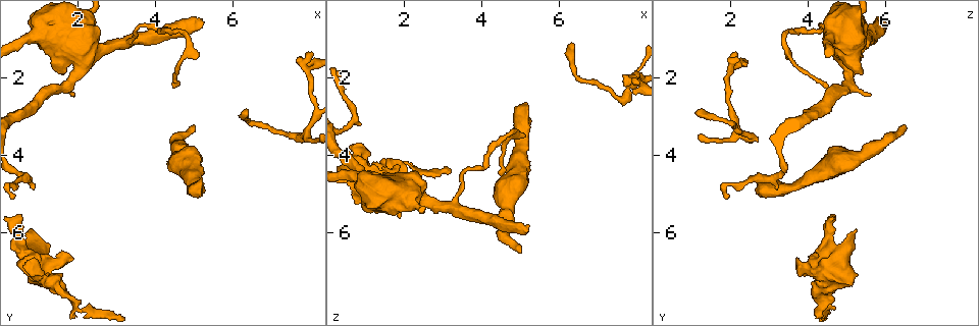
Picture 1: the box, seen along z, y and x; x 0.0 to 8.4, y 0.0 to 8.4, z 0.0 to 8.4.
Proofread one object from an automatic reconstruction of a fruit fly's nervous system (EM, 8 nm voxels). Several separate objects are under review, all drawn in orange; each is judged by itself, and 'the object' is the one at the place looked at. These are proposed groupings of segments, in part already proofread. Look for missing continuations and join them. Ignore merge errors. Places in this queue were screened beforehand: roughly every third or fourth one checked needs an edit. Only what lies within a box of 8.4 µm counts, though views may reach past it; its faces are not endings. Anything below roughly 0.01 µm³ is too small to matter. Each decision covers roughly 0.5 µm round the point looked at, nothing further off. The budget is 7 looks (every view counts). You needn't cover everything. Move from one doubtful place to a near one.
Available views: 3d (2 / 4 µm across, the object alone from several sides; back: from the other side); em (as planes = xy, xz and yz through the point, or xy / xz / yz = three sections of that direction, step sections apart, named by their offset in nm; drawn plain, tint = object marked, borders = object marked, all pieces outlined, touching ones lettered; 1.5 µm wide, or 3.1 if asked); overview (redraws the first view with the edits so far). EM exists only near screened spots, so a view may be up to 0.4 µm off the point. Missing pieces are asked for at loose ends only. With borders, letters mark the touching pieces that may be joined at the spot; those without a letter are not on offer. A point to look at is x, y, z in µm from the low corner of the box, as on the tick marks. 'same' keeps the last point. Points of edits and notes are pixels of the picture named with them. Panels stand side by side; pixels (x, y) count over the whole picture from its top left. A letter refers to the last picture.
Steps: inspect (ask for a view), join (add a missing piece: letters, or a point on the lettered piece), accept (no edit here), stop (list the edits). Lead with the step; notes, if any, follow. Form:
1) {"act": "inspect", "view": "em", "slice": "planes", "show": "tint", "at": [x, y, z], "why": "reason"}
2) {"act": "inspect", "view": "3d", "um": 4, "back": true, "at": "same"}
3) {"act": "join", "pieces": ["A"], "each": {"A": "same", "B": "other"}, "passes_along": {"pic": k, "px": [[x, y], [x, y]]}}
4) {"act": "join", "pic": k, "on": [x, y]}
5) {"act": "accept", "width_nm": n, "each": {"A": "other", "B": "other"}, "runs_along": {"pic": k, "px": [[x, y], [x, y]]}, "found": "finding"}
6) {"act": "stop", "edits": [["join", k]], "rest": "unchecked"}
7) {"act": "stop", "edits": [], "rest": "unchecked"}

{"act": "inspect", "view": "3d", "um": 4, "at": [1.65, 1.95, 5.35], "why": "an open end"}

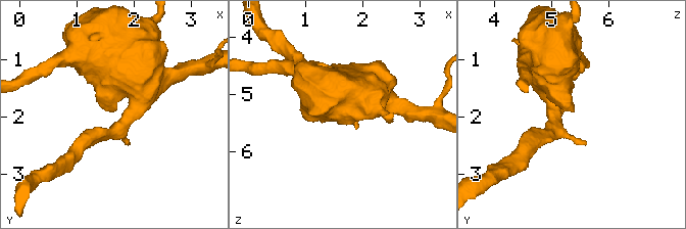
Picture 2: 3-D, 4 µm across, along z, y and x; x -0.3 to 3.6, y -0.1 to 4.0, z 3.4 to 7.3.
{"act": "inspect", "view": "em", "slice": "planes", "show": "borders", "at": [1.65, 1.90, 5.40], "why": "shape alone is not enough"}

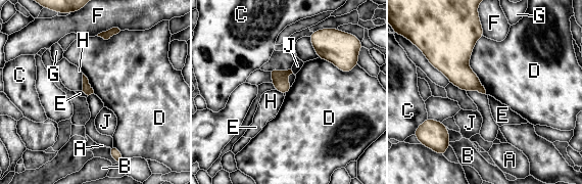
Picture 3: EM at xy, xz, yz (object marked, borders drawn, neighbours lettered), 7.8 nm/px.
{"act": "accept", "each": {"A": "other", "B": "other", "C": "other", "D": "other", "E": "other", "F": "other", "G": "other", "H": "other", "J": "other"}, "border": {"pic": 3, "px": [[482, 36], [469, 66], [486, 93]]}, "found": "none of them fits"}

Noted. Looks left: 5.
{"act": "inspect", "view": "3d", "um": 4, "at": [1.90, 6.70, 4.25], "why": "an open end"}

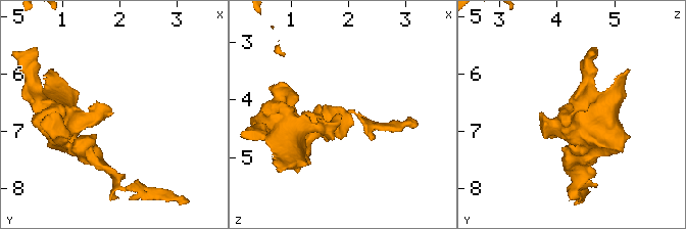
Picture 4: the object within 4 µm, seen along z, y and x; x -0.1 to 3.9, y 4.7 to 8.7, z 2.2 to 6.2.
{"act": "inspect", "view": "em", "slice": "yz", "step": 8, "show": "borders", "at": [1.90, 6.70, 4.25], "why": "shape alone is not enough"}

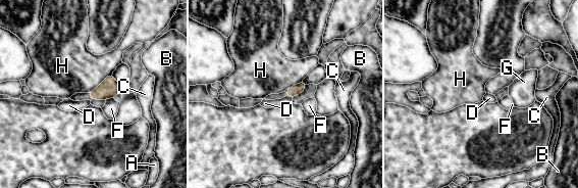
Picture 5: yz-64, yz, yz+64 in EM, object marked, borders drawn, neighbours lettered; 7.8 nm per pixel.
{"act": "accept", "each": {"A": "other", "B": "other", "C": "other", "D": "other", "F": "other", "G": "other", "H": "other"}, "border": {"pic": 5, "px": [[112, 73], [88, 92]]}, "found": "none of them fits"}

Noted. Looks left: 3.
{"act": "inspect", "view": "3d", "um": 4, "at": [5.15, 4.55, 2.90], "why": "branch stops here"}

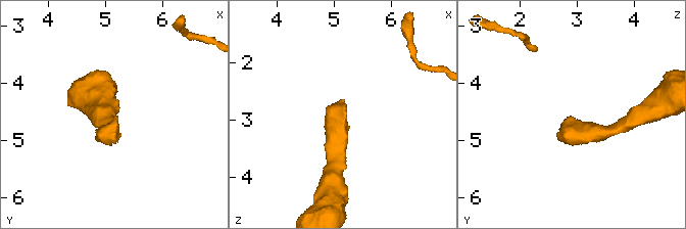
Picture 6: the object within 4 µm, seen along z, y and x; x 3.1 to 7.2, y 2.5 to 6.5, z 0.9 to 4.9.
{"act": "inspect", "view": "em", "um": 3.1, "slice": "planes", "show": "borders", "at": [5.20, 4.55, 2.85], "why": "shape alone is not enough"}

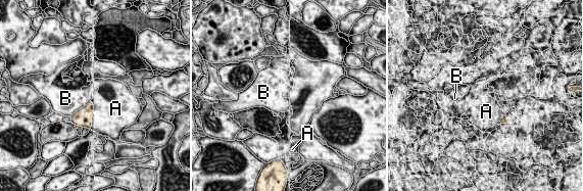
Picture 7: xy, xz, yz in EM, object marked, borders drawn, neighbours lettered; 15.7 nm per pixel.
{"act": "accept", "each": {"A": "other", "B": "other"}, "border": {"pic": 7, "px": [[91, 101], [93, 115], [90, 129]]}, "found": "no lettered piece goes on from it"}

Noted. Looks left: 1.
{"act": "stop", "edits": [], "rest": "unchecked"}

